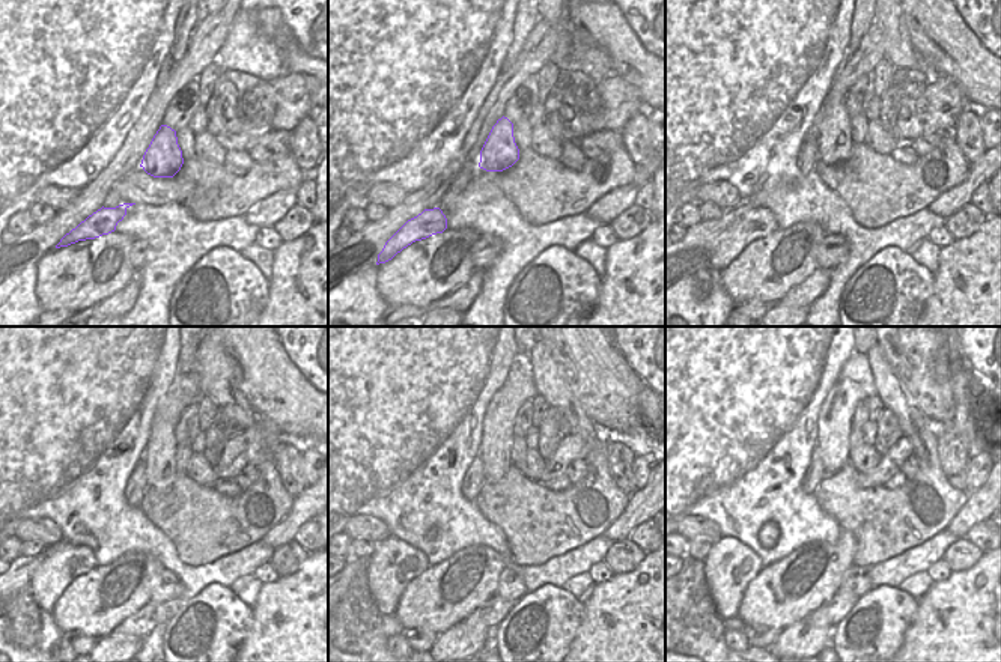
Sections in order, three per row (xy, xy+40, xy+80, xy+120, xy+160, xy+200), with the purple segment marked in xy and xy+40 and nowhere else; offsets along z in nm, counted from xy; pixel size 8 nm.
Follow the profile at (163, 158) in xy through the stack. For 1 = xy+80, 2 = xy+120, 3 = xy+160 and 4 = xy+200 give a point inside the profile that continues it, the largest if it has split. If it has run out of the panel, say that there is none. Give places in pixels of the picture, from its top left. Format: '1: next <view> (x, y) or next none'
1: next xy+80 (834, 142)
2: next xy+120 (160, 456)
3: next xy+160 (497, 441)
4: next xy+200 (855, 382)

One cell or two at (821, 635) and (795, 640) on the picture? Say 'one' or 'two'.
one

